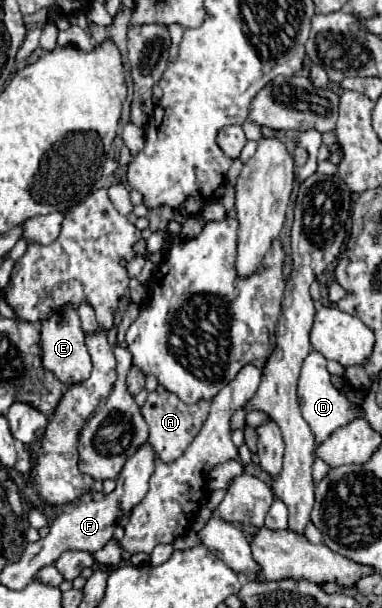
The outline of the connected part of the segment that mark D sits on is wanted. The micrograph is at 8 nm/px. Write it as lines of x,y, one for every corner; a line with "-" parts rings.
311,351
307,355
307,359
303,361
301,367
301,377
299,377
299,407
301,407
301,415
303,419
309,423
313,435
315,435
315,443
321,445
325,439
329,439
329,435
333,431
337,431
339,427
351,423
357,417
363,417
363,411
357,403
353,403
349,397
345,397
329,379
329,371
327,371
327,359
317,353

